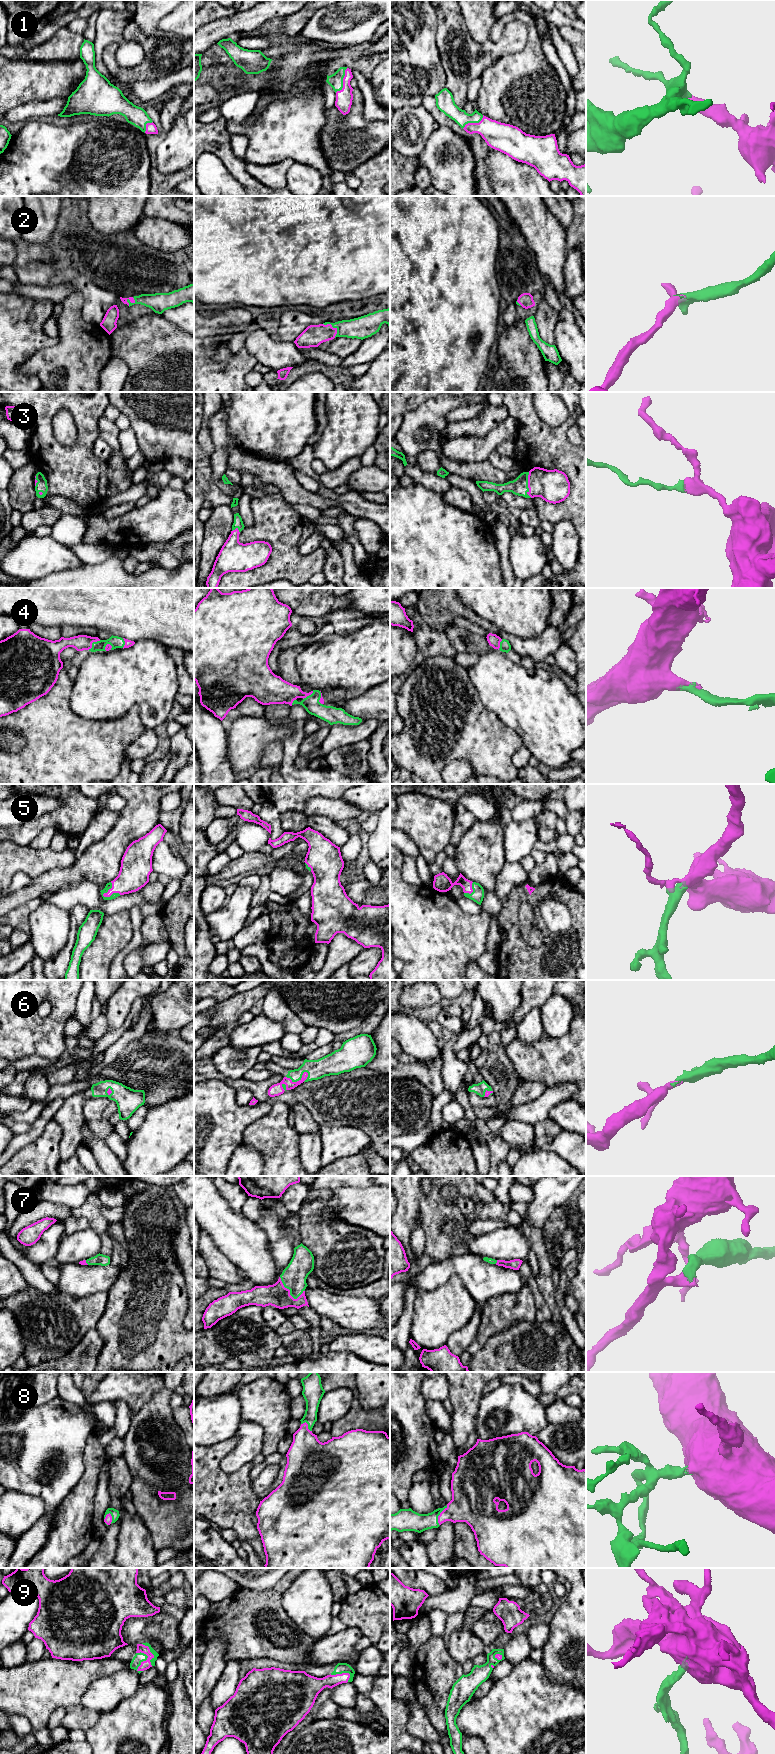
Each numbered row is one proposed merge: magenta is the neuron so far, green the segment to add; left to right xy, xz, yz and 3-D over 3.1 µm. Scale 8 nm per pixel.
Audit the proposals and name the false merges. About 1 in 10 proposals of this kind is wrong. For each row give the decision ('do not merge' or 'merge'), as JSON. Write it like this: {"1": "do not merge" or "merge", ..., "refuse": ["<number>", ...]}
{"1": "merge", "2": "merge", "3": "merge", "4": "merge", "5": "merge", "6": "merge", "7": "merge", "8": "merge", "9": "merge", "refuse": []}

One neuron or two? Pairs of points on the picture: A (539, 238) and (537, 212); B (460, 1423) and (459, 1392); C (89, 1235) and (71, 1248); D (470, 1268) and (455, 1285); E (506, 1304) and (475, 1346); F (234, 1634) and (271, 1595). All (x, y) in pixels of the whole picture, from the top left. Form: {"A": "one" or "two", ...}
{"A": "one", "B": "one", "C": "one", "D": "two", "E": "one", "F": "one"}

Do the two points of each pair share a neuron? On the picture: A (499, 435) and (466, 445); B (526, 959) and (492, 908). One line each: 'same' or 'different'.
A: same
B: different

